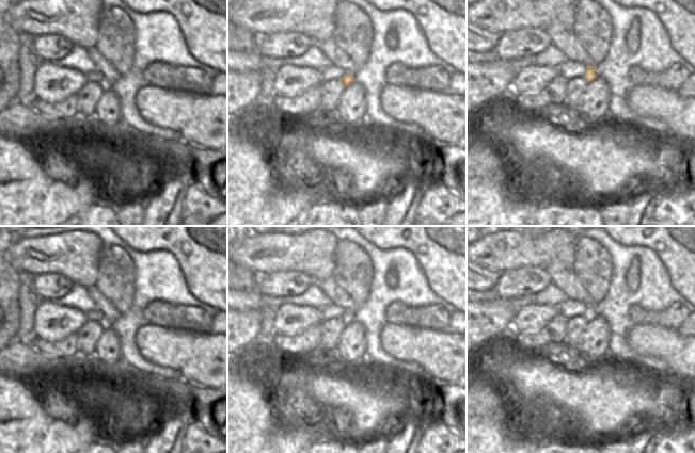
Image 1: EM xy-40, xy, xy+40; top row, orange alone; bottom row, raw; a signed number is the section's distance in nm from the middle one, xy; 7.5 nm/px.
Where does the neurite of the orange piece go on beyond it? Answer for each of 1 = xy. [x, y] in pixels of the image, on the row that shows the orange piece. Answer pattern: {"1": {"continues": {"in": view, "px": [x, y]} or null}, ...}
{"1": {"continues": null}}

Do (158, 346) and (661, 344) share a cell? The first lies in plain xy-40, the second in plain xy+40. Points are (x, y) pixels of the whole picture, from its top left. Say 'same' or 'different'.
same

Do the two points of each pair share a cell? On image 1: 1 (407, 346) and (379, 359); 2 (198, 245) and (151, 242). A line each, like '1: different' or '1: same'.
1: different
2: same

